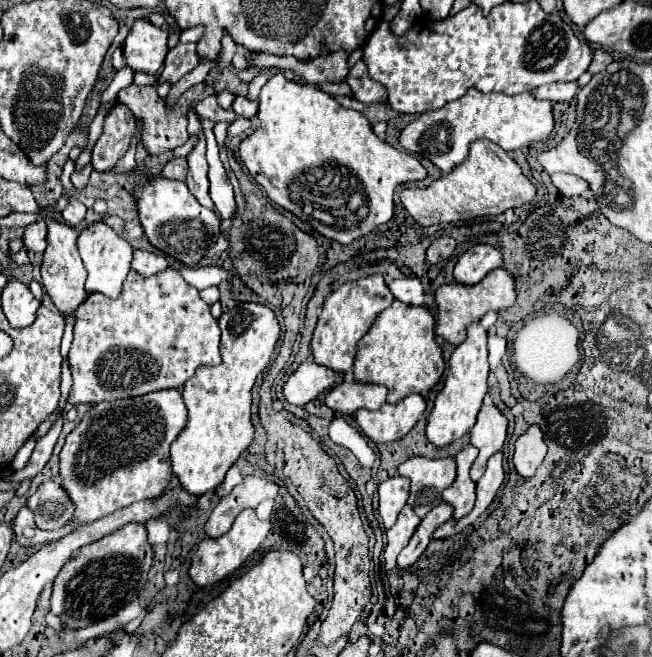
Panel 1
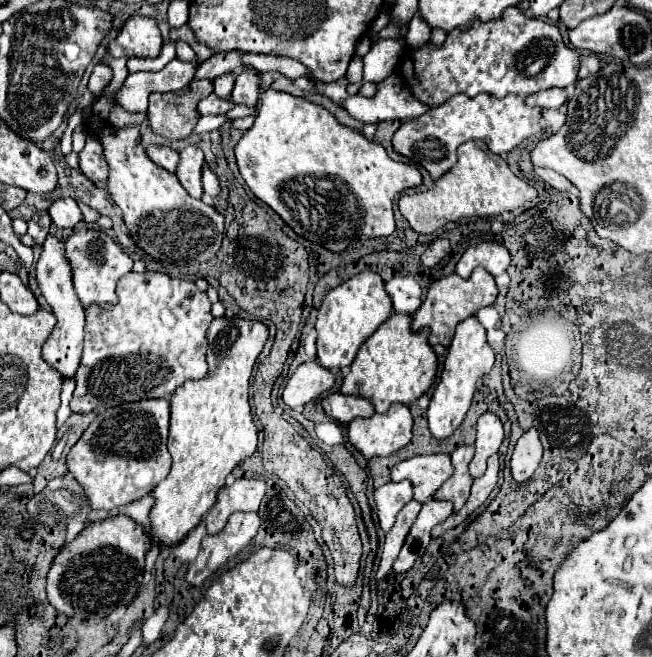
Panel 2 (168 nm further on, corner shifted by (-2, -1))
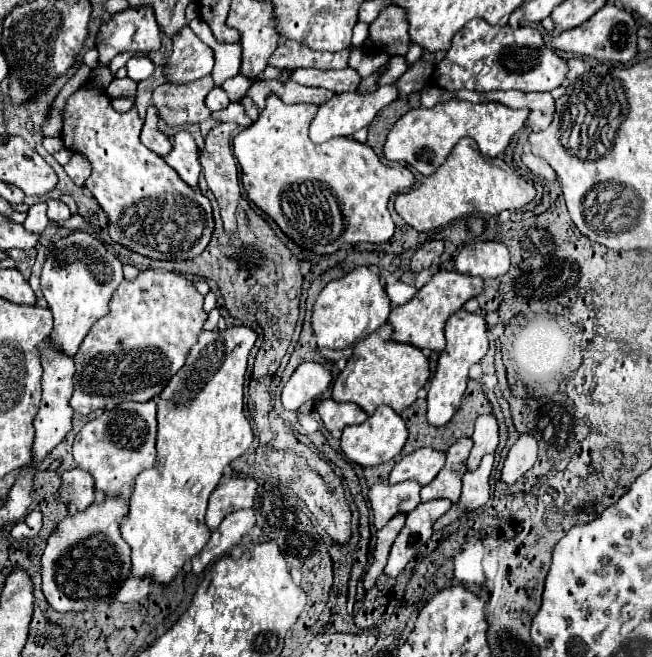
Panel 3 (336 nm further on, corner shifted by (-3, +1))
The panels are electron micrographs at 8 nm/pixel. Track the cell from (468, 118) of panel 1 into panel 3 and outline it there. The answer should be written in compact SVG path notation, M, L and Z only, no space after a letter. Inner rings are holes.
M449 100L449 102L439 102L433 108L415 108L409 110L405 116L401 116L395 126L389 130L385 146L383 146L383 156L389 162L405 162L423 176L433 174L453 146L457 144L459 138L469 136L475 138L479 150L483 156L499 156L511 142L511 136L519 132L525 126L525 120L529 116L527 108L513 110L497 102L487 102L487 104L471 104L471 102L459 102L459 100Z

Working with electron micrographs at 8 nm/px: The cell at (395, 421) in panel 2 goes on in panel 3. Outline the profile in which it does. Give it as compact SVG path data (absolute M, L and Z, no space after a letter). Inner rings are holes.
M379 406L377 412L373 416L369 416L363 424L347 426L347 428L343 428L343 434L341 434L341 450L343 450L343 454L351 462L359 464L361 468L379 466L383 462L389 462L393 456L397 456L401 452L405 442L407 442L405 422L389 406Z

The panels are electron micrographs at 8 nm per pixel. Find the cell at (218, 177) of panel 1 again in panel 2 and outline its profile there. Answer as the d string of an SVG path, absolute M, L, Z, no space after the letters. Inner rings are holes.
M204 162L204 168L202 168L202 182L204 182L204 192L218 198L222 194L222 186L220 186L220 180L218 180L218 174Z

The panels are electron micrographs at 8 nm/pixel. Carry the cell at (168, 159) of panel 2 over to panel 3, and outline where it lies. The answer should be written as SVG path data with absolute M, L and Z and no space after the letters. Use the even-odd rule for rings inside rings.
M149 106L147 108L147 116L145 116L145 124L143 124L143 130L141 130L141 142L157 152L159 156L165 156L171 152L171 142L169 138L159 130L157 126L159 122L159 114L157 114L157 108L155 106Z

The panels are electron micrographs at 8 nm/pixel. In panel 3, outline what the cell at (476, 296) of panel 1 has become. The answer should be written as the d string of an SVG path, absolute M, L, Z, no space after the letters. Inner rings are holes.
M447 270L437 272L421 290L417 290L417 294L409 302L395 306L391 310L389 324L393 326L393 340L401 344L411 344L421 350L441 352L445 348L445 322L449 314L461 310L463 304L481 290L483 290L481 278L459 272L447 272Z

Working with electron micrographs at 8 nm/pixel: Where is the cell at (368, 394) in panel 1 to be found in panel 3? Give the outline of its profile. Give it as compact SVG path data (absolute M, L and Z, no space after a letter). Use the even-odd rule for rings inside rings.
M321 400L319 404L319 414L323 420L323 426L331 432L337 434L349 424L359 424L367 420L367 414L357 408L355 404L339 404L335 400Z

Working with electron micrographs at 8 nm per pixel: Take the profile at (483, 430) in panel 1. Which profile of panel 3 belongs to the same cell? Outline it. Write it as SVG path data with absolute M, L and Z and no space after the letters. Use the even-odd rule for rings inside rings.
M493 414L479 416L475 422L475 432L473 432L473 448L467 458L467 470L477 470L481 458L485 454L493 454L499 442L499 426Z

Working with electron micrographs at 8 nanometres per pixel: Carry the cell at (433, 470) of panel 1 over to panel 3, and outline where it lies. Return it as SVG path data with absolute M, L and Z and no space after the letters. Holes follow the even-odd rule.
M419 448L393 466L387 482L397 484L401 480L417 480L421 486L427 486L443 466L445 466L443 452L437 452L433 448Z

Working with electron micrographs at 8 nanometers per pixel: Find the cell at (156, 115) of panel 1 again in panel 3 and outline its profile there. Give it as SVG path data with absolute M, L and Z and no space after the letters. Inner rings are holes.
M205 76L197 82L191 84L161 84L153 90L153 104L155 108L159 108L159 116L169 124L169 126L189 126L189 124L197 124L203 122L211 116L211 110L205 106L205 96L213 90L213 78Z

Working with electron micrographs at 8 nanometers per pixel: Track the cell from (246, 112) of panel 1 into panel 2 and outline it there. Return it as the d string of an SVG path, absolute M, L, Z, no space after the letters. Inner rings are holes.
M248 68L240 76L236 76L236 86L232 90L232 102L240 106L254 108L258 104L258 74L254 68Z

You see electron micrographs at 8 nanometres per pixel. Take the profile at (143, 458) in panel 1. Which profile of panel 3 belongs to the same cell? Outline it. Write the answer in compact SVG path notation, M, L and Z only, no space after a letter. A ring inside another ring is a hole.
M155 400L137 404L123 402L113 410L105 410L99 418L87 422L73 442L73 458L81 470L91 472L95 488L103 494L117 496L123 486L133 486L135 476L155 464L157 436Z

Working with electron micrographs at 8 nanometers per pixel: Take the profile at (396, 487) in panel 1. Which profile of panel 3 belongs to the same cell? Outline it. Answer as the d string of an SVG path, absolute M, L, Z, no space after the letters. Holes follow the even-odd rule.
M413 480L399 482L395 486L375 484L369 488L369 504L373 512L373 524L381 530L395 514L409 514L417 508L421 492L421 484Z

